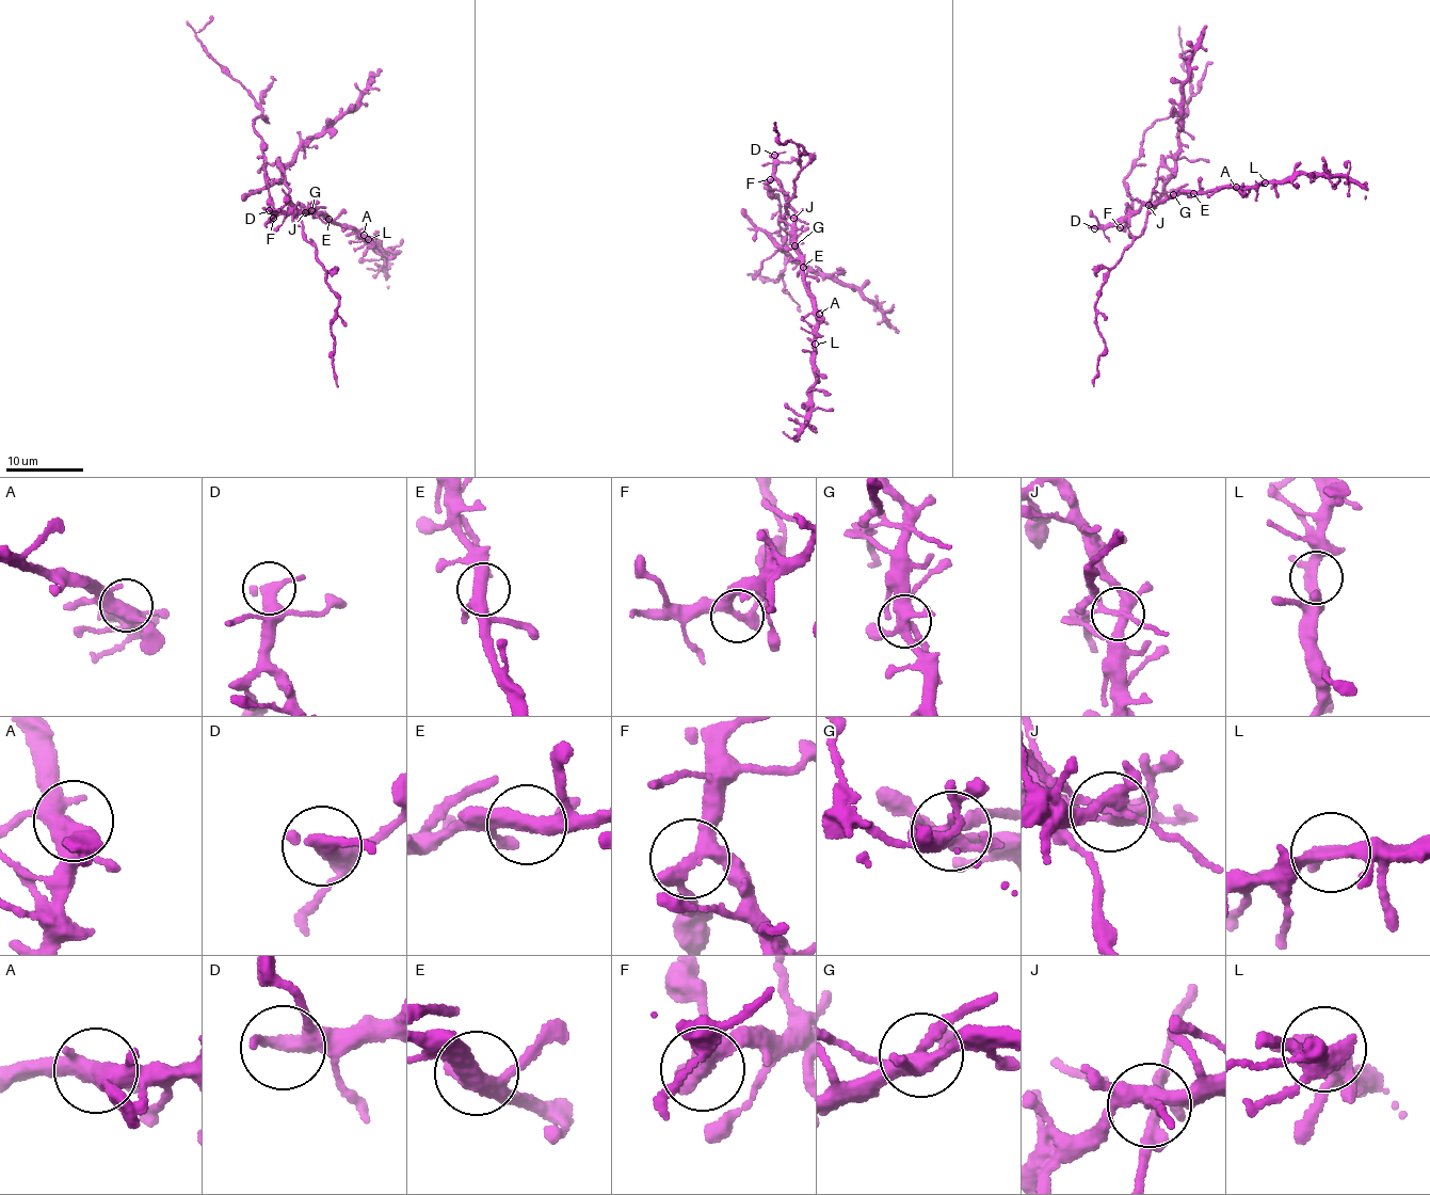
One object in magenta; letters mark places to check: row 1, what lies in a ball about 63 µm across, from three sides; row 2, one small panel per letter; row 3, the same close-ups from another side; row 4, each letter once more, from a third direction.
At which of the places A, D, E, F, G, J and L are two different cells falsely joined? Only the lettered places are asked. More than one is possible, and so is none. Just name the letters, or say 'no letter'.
F, J

